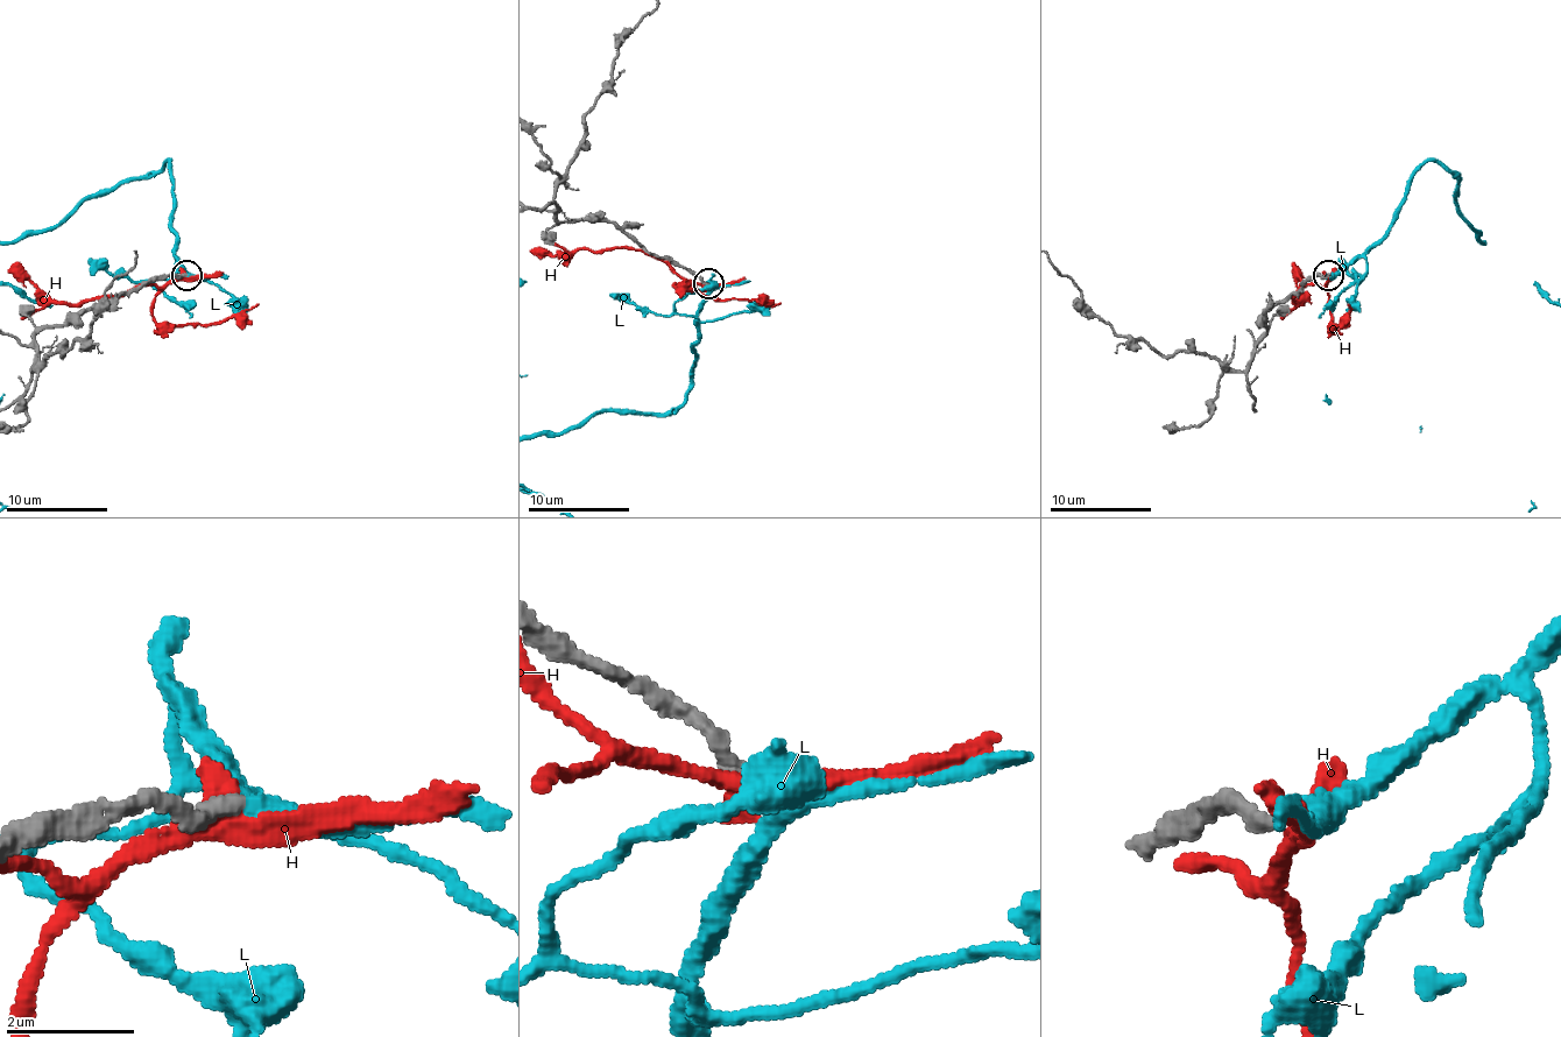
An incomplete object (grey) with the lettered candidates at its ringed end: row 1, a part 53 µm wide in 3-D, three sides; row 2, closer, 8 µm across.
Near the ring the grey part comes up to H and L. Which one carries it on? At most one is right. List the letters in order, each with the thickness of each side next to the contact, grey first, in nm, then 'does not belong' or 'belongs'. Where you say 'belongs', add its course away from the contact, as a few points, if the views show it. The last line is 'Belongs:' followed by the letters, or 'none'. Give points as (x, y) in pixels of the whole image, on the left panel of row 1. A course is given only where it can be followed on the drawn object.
H: calibres 280 and 400 nm; does not belong
L: calibres 240 and 380 nm; belongs
Belongs: L

